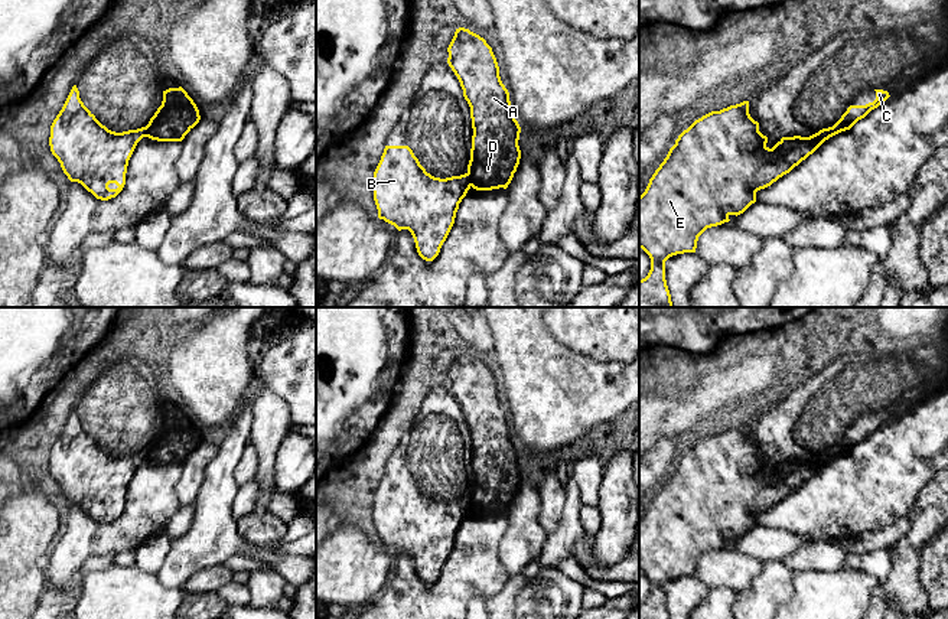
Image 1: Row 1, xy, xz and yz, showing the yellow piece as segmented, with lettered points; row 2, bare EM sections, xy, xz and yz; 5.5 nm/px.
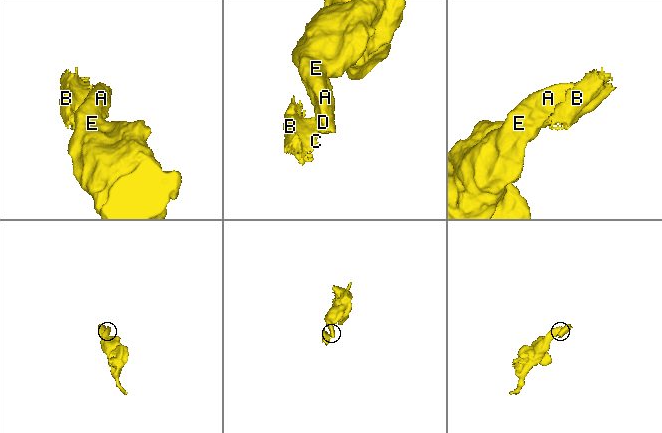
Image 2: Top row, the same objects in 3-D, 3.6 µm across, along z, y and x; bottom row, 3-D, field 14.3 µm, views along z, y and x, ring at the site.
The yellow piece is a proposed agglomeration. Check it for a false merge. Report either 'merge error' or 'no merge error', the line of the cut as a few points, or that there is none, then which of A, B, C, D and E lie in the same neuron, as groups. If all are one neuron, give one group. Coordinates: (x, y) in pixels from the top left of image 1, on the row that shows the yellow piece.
merge error; cut yz (831, 127), (823, 140); groups A D E / B C

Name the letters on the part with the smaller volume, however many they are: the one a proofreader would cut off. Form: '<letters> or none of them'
B, C

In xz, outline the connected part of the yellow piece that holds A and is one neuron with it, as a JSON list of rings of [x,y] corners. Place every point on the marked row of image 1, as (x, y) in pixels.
[[[459,27],[447,52],[447,63],[470,107],[470,185],[476,190],[506,189],[521,159],[521,127],[512,113],[509,92],[501,81],[492,48],[479,35]]]

